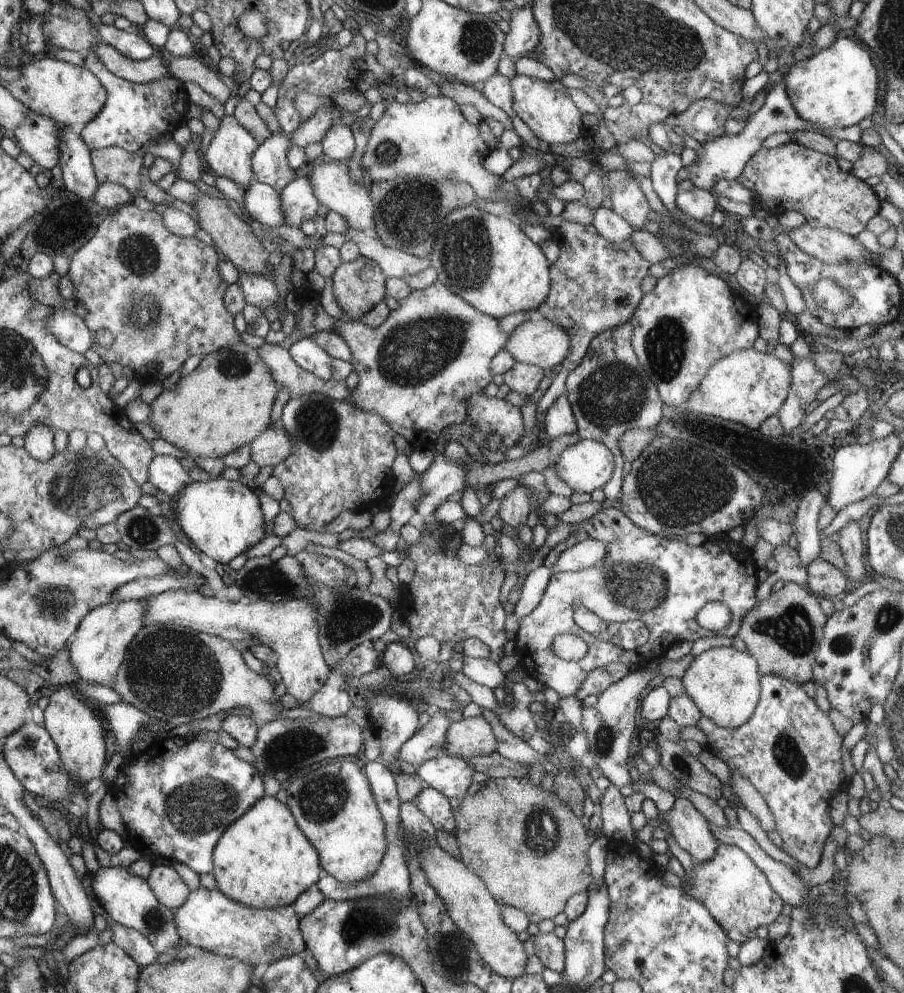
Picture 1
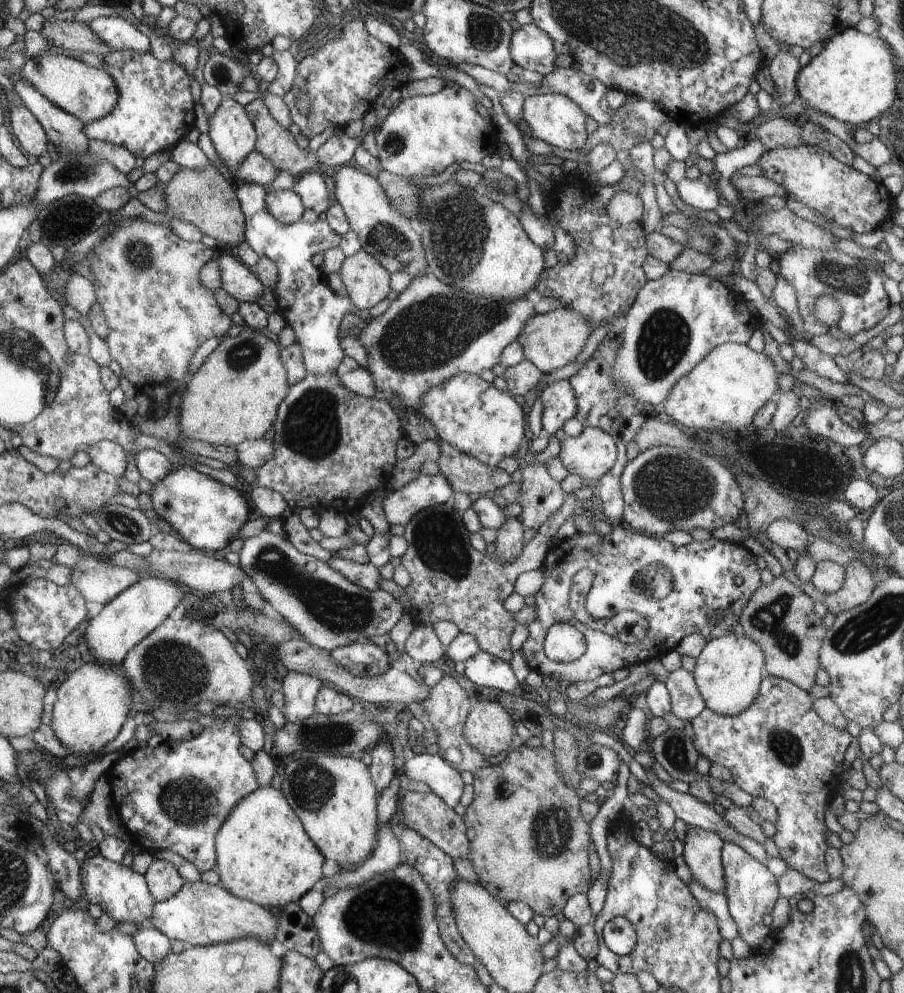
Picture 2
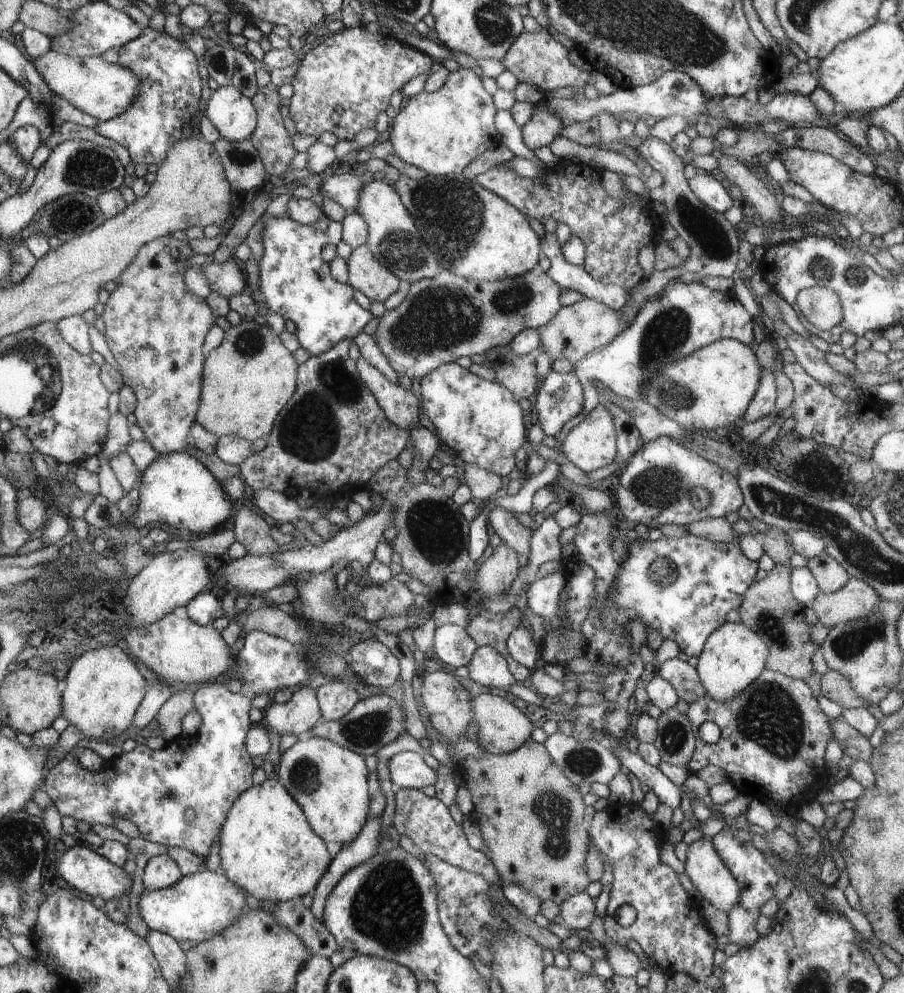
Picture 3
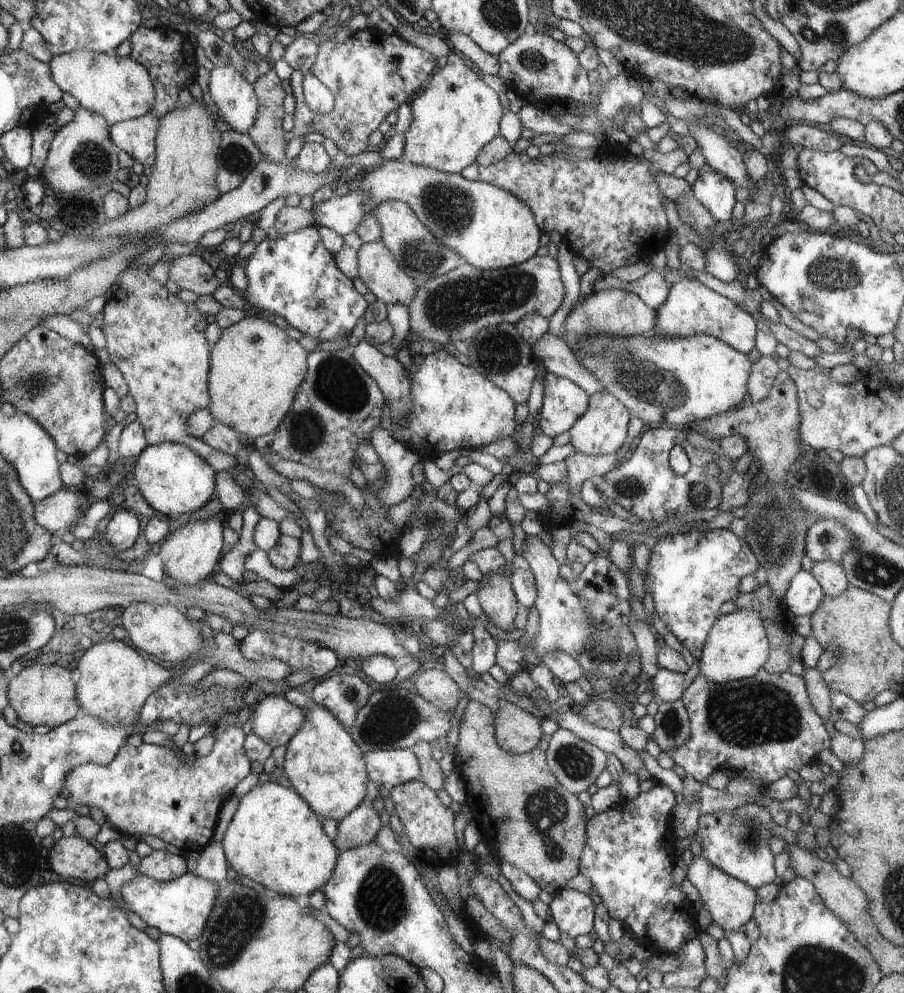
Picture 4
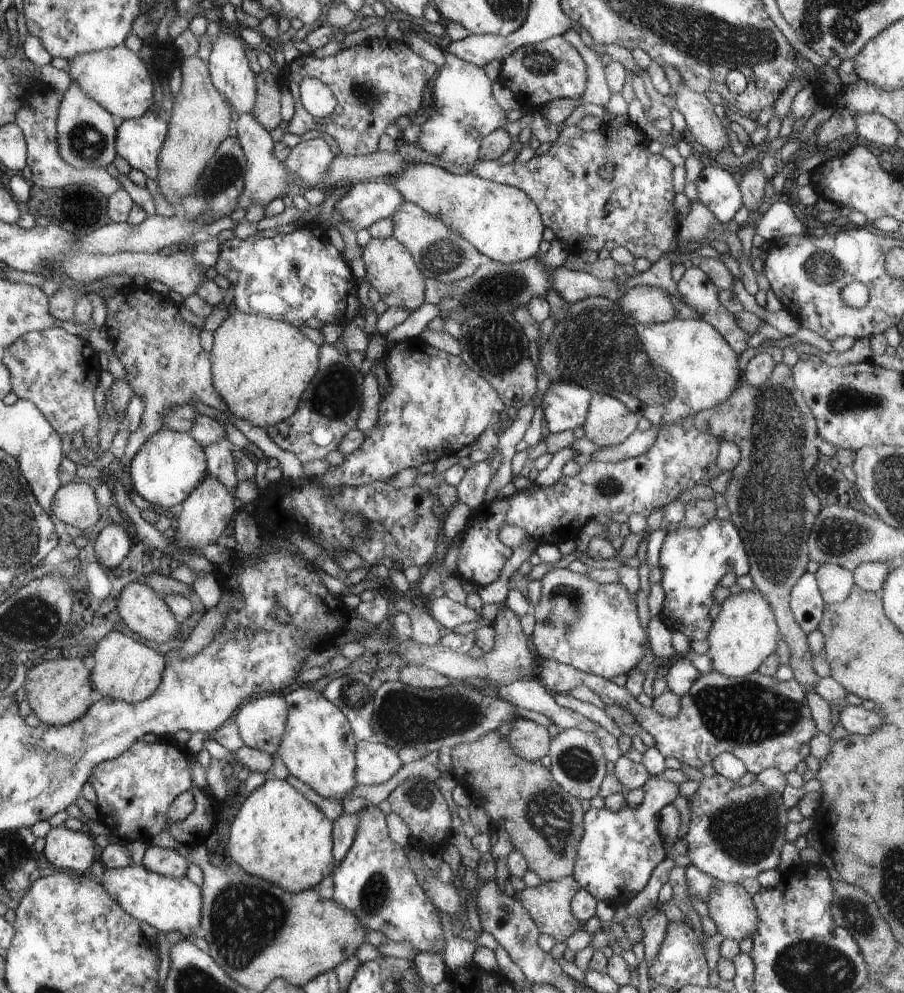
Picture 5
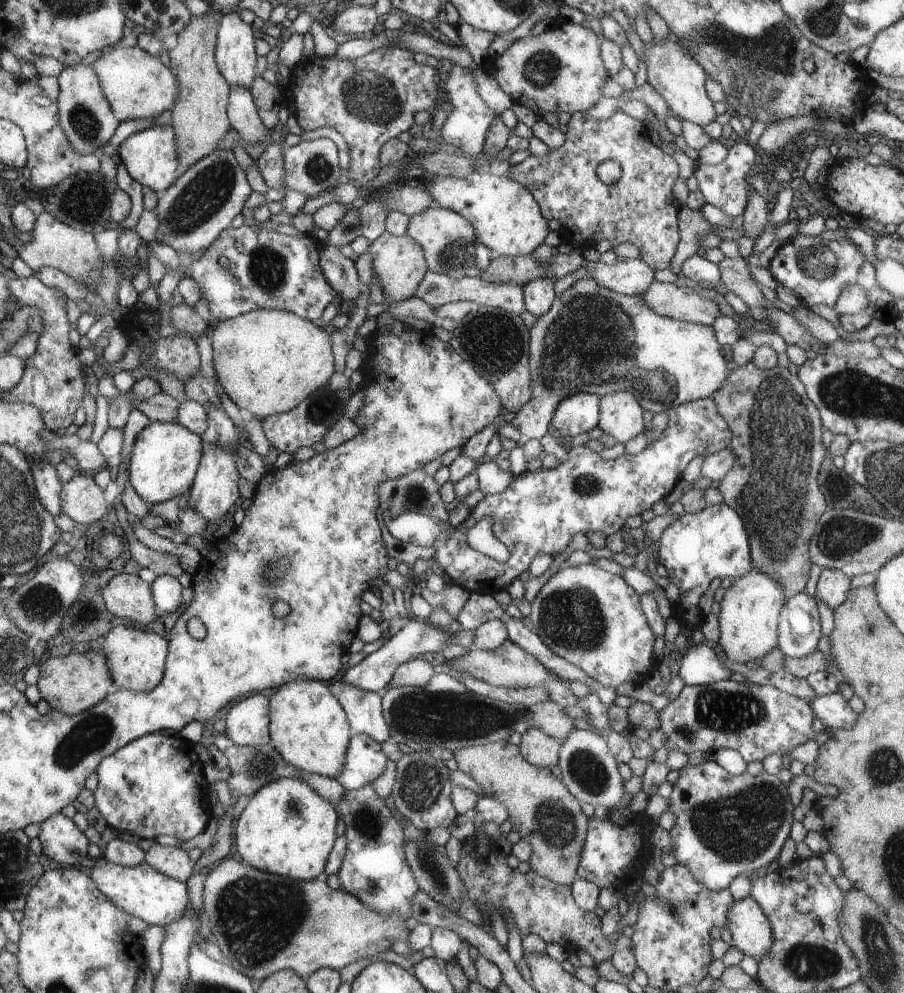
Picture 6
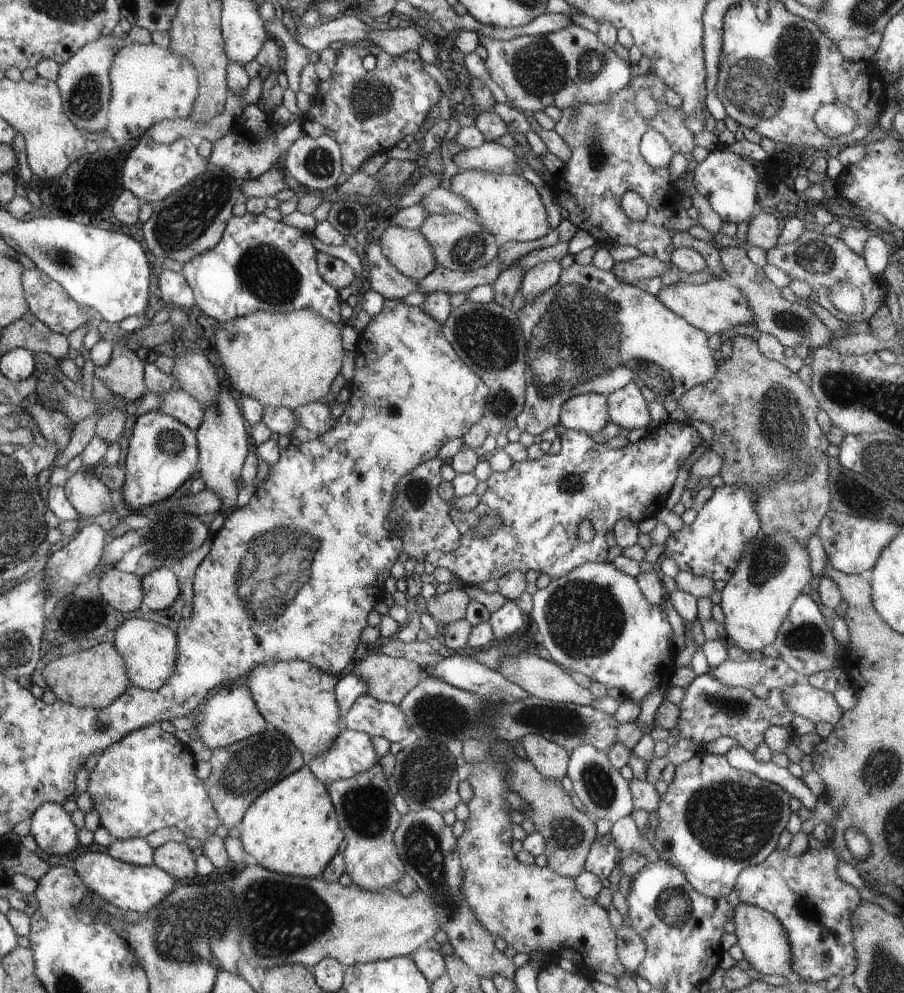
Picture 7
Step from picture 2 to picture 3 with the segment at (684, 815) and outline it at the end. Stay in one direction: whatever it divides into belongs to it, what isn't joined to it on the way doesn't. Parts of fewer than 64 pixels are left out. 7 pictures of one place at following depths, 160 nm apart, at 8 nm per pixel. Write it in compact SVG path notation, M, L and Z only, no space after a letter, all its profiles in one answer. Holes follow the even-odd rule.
M618 745L612 749L615 752L615 755L619 758L622 766L626 766L636 778L642 784L646 784L656 796L659 798L659 802L662 804L666 804L666 806L670 806L673 810L676 810L680 806L680 802L682 802L682 794L680 793L681 788L673 784L665 775L660 771L658 767L651 766L650 764L644 761L638 753L631 752L626 745Z

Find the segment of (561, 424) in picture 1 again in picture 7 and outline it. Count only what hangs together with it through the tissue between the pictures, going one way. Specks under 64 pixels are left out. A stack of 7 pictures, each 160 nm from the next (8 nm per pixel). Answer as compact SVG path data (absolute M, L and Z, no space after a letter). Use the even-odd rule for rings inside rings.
M584 393L563 405L559 423L567 429L584 430L589 435L600 432L610 421L607 397Z

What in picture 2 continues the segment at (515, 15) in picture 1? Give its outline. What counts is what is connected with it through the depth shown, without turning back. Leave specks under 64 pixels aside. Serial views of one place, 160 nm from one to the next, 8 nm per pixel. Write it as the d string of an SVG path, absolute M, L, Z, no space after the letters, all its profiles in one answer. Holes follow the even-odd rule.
M534 22L520 25L511 34L511 57L526 70L534 70L542 77L554 69L558 57L551 35Z

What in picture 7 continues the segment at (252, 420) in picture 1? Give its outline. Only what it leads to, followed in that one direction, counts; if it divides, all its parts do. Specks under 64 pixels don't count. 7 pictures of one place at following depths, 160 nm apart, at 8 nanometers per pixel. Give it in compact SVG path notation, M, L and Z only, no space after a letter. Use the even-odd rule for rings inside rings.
M259 310L225 322L214 330L213 346L234 391L258 399L264 407L298 409L324 400L343 366L342 329L316 311L286 313Z

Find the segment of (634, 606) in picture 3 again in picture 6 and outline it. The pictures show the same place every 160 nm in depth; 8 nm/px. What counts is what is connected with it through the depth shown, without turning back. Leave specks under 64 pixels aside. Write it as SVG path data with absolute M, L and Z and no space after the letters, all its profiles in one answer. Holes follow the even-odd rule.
M726 503L708 505L700 512L685 513L681 517L678 517L670 526L666 527L657 544L658 564L662 564L666 568L668 571L668 580L676 584L681 592L681 599L676 600L672 604L673 618L679 621L679 626L682 629L691 627L693 632L697 627L702 626L702 622L705 619L705 615L698 610L698 606L700 597L708 590L710 582L716 577L724 578L725 576L733 576L737 579L753 569L748 531L744 526L744 521Z

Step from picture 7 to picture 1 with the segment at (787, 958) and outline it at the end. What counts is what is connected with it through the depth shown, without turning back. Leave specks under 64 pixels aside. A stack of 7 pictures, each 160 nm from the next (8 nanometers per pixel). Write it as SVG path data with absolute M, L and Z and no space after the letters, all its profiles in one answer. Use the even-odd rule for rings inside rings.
M677 798L675 806L665 812L665 818L670 824L672 838L678 842L680 848L691 854L694 862L709 861L715 855L718 840L713 835L709 822L694 808L692 802Z

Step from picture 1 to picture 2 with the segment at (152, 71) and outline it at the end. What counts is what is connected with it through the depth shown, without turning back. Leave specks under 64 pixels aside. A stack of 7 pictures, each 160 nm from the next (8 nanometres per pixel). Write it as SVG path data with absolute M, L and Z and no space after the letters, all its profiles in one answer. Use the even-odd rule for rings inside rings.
M46 20L40 32L54 46L104 57L114 51L111 46L100 40L88 22Z

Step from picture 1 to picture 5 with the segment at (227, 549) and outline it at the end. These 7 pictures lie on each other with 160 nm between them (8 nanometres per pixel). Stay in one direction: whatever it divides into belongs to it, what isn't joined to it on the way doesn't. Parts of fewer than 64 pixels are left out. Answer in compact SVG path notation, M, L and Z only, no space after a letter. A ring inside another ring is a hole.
M164 427L154 437L150 438L132 458L126 473L129 486L132 486L132 490L142 496L144 500L148 500L150 504L168 510L172 506L186 501L191 496L191 492L206 478L207 456L204 456L204 451L200 442L189 432L180 433ZM110 524L106 526L98 538L96 538L96 556L98 562L104 566L114 566L120 564L122 558L128 556L130 546L133 546L128 532L120 524Z

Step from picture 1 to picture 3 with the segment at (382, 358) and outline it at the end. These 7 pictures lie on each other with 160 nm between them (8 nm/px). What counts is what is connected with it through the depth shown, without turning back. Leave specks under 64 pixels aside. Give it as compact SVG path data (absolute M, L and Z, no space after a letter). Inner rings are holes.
M441 270L435 277L420 279L408 287L403 302L394 309L386 310L379 318L377 330L372 336L390 366L399 376L408 376L410 380L422 380L440 365L456 363L462 356L489 355L493 350L510 346L523 330L543 327L562 308L558 301L561 286L540 270L499 281L478 282Z

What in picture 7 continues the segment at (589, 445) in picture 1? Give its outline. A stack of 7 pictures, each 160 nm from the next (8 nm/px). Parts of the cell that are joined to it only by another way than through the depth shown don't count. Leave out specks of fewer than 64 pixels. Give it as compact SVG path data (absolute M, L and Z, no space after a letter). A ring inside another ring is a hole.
M628 383L621 389L614 391L607 396L610 422L617 424L620 429L632 431L634 428L647 427L651 422L651 416L648 412L647 400L643 397L642 390L636 383Z

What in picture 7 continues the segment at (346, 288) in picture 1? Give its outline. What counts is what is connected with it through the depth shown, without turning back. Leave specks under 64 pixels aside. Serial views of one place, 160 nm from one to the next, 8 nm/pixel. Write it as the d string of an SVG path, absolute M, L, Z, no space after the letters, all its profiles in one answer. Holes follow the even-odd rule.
M389 225L380 236L382 254L404 276L420 281L438 268L434 248L420 231Z

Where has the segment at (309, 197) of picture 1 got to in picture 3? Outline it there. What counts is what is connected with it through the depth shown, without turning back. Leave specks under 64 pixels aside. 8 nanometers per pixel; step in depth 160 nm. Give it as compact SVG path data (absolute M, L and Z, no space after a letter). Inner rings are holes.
M355 166L351 172L323 178L322 185L317 192L326 198L332 198L347 212L356 211L359 206L359 198L362 197L363 186L371 180L370 171Z

